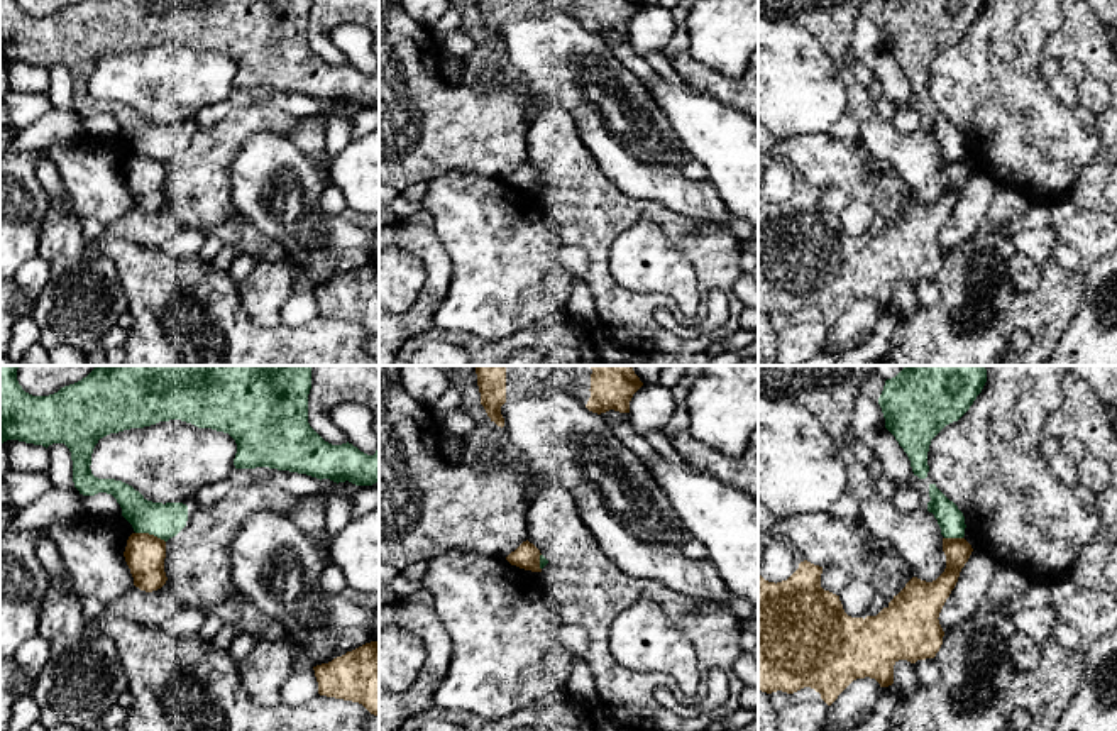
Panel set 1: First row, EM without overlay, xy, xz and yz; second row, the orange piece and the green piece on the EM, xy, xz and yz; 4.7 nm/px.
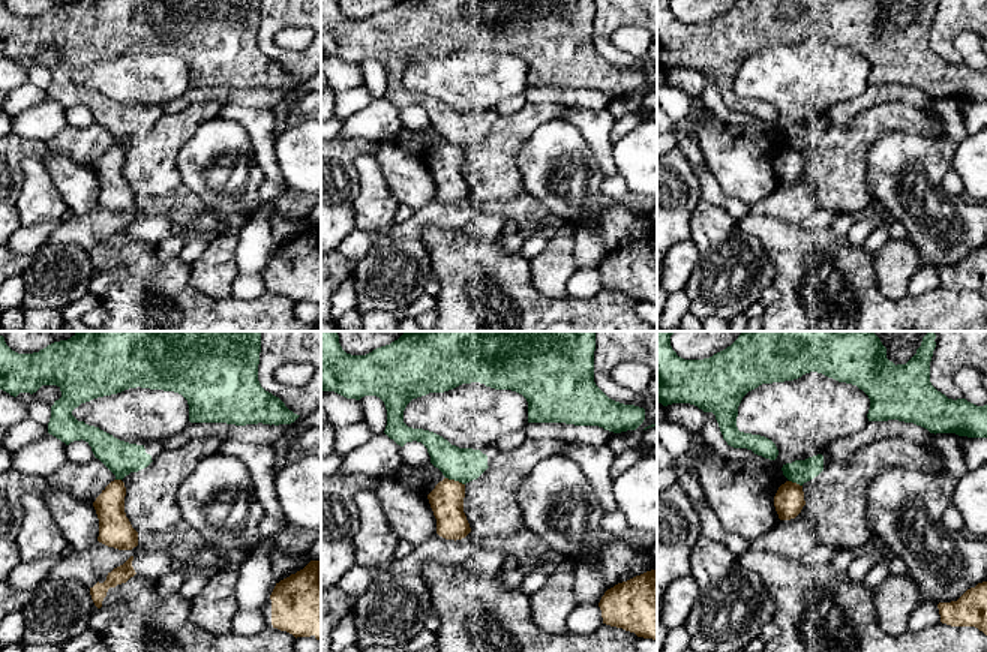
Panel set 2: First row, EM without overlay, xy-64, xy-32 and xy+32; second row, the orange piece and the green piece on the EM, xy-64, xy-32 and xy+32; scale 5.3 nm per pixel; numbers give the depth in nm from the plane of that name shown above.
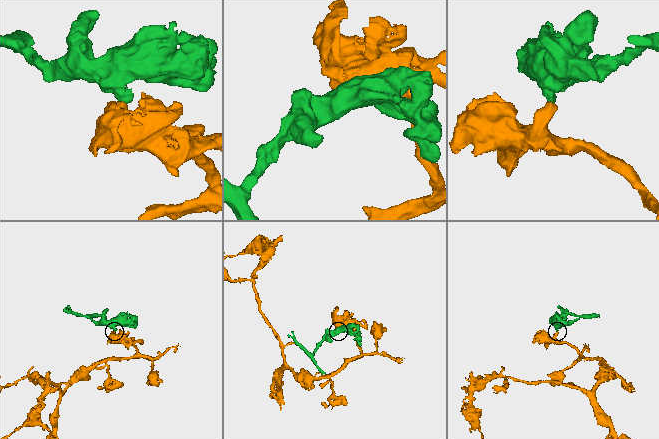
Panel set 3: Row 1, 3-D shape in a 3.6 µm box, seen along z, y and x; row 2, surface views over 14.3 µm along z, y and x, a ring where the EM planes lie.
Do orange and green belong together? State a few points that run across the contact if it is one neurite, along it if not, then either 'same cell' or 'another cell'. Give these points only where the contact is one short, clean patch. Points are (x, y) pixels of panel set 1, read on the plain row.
another cell

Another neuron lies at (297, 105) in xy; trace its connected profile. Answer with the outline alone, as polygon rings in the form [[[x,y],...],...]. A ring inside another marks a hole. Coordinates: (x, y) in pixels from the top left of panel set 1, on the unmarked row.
[[[269,88],[234,90],[225,100],[200,108],[195,120],[200,129],[208,129],[222,122],[232,110],[254,105],[278,107],[298,118],[318,115],[322,102],[306,95]]]

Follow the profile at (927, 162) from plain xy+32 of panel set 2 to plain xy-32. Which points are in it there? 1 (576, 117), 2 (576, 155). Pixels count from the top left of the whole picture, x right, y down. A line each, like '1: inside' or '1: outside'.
1: outside
2: inside

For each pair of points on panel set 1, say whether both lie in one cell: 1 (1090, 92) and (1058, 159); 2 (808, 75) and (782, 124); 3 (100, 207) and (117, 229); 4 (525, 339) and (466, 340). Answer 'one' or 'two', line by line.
1: two
2: one
3: two
4: one

